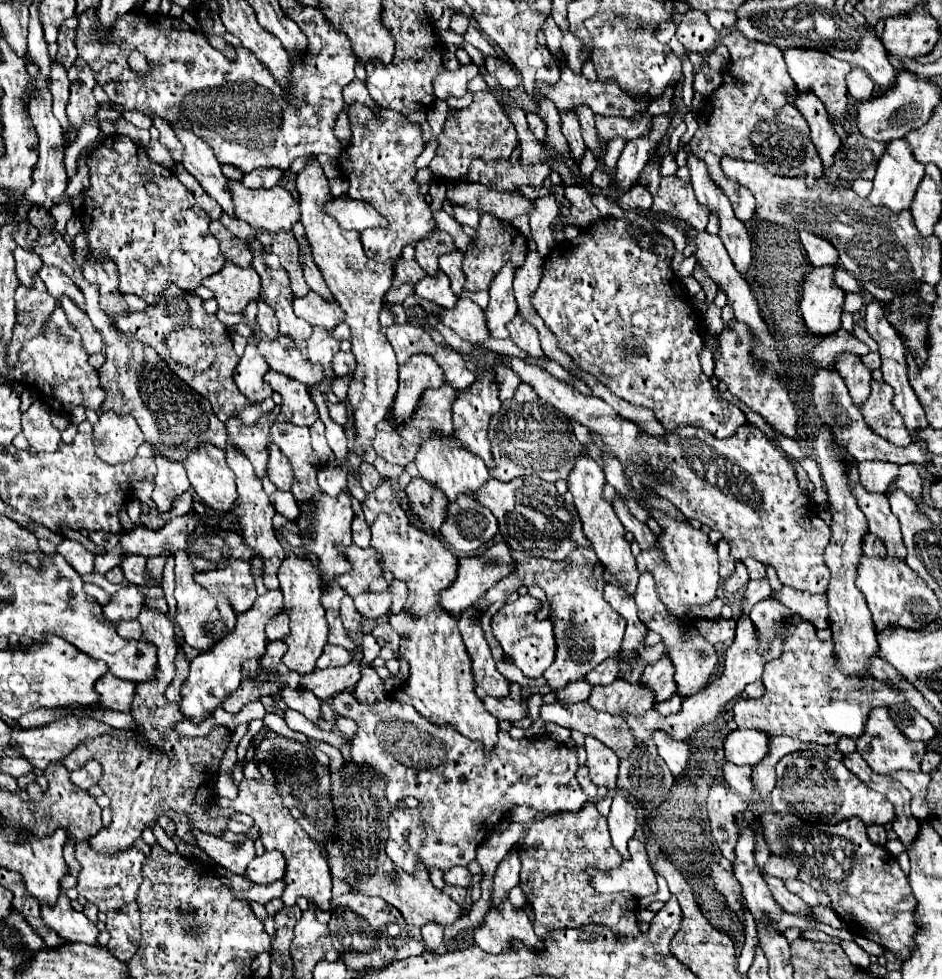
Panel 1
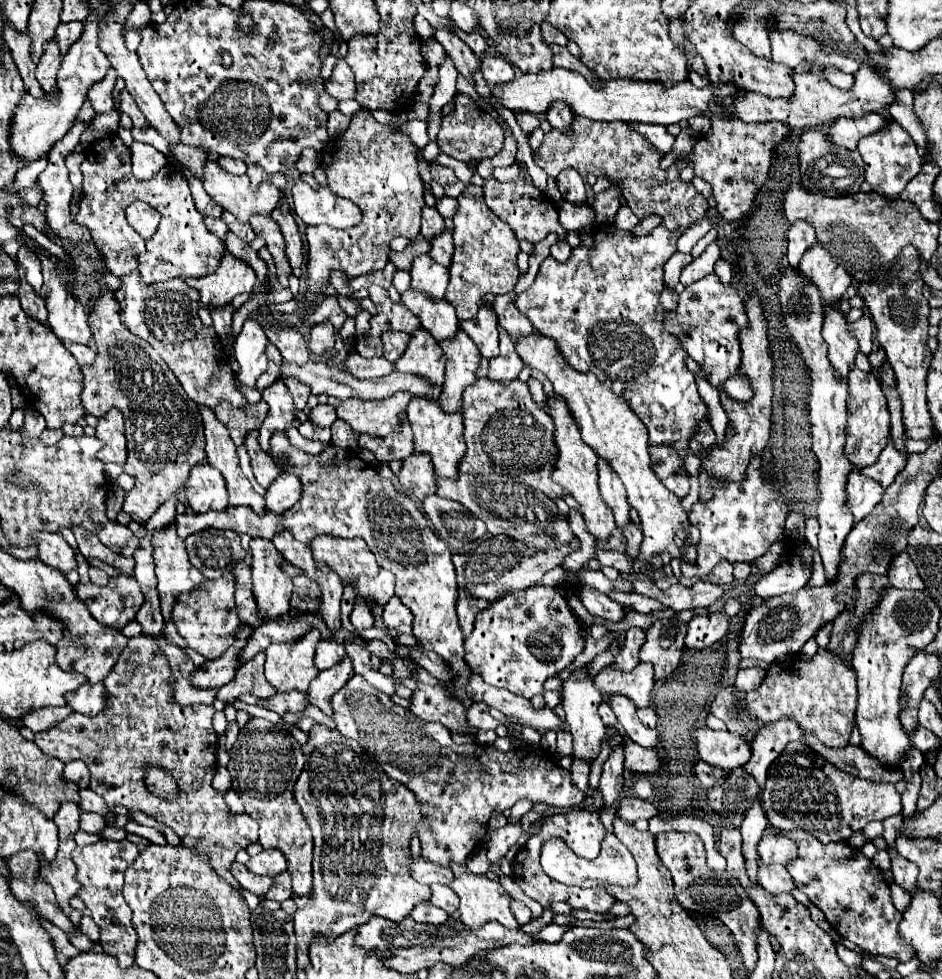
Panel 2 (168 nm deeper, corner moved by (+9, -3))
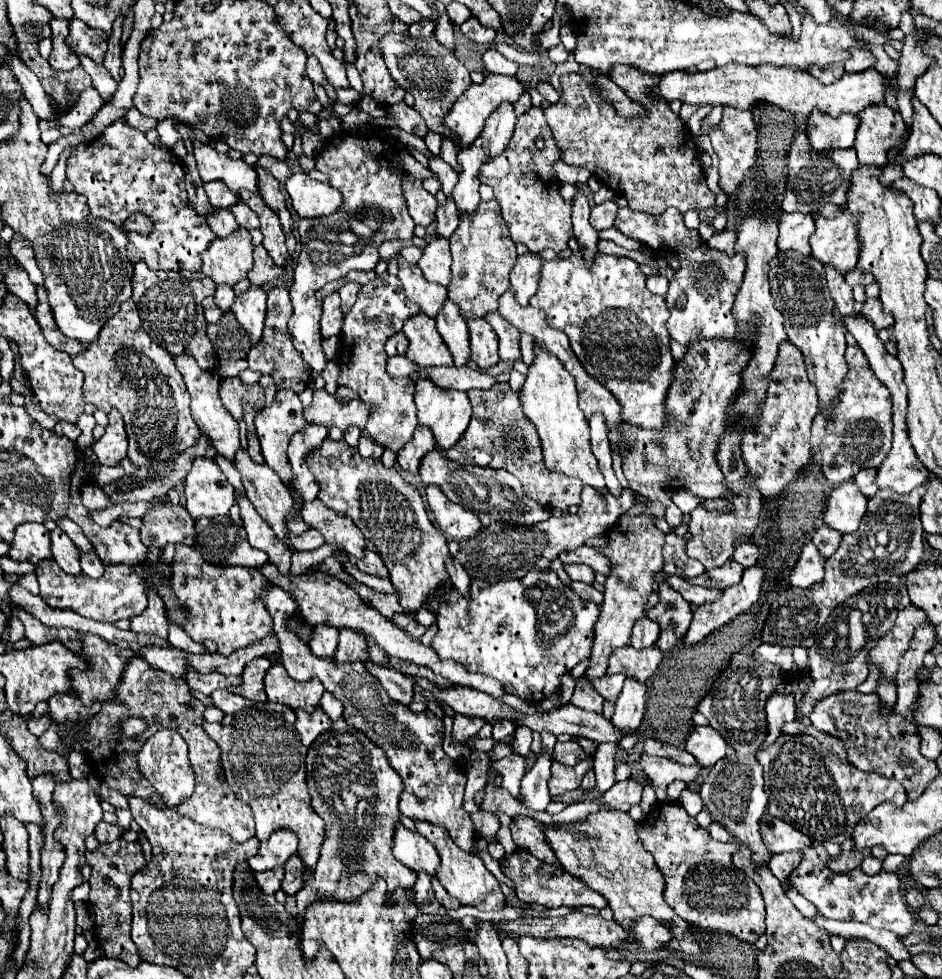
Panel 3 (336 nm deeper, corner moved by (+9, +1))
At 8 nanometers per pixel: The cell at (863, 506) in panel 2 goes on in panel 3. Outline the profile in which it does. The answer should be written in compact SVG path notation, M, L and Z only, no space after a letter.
M855 482L839 484L829 500L823 514L823 522L841 534L851 534L857 530L863 514L867 512L867 498L859 492Z

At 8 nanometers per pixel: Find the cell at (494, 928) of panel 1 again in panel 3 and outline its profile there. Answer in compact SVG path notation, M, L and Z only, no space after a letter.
M413 820L415 828L419 834L423 834L439 852L441 864L439 864L439 872L437 872L437 880L441 882L441 886L455 896L461 904L469 904L477 910L501 910L505 906L505 894L501 892L499 882L495 880L495 876L485 868L485 864L481 862L479 856L475 856L473 852L463 852L455 840L451 840L451 836L447 836L445 828L439 828L435 824L427 824L421 820Z

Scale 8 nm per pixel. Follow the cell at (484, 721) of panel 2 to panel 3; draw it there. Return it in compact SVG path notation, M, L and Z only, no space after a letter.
M455 714L453 716L453 742L461 742L465 744L467 740L471 740L473 736L477 736L477 732L481 730L481 726L485 724L483 718L475 718L475 716L463 716L463 714Z

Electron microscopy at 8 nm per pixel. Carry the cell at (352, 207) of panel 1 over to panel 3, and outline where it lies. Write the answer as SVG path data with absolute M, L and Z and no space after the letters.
M305 172L293 174L285 182L285 190L293 200L293 208L301 218L319 218L333 214L343 202L341 194L327 182L315 182Z

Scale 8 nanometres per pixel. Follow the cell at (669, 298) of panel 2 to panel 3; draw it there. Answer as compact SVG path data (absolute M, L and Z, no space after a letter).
M649 276L649 278L647 278L647 288L649 288L653 294L665 296L665 294L667 294L667 288L669 288L669 280L663 278L663 276Z

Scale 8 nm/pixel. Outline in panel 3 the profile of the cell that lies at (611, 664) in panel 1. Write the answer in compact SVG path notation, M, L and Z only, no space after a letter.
M641 618L635 622L633 626L633 636L631 636L631 646L641 650L647 648L651 644L655 644L655 640L659 638L659 624L655 624L655 620L649 618Z

